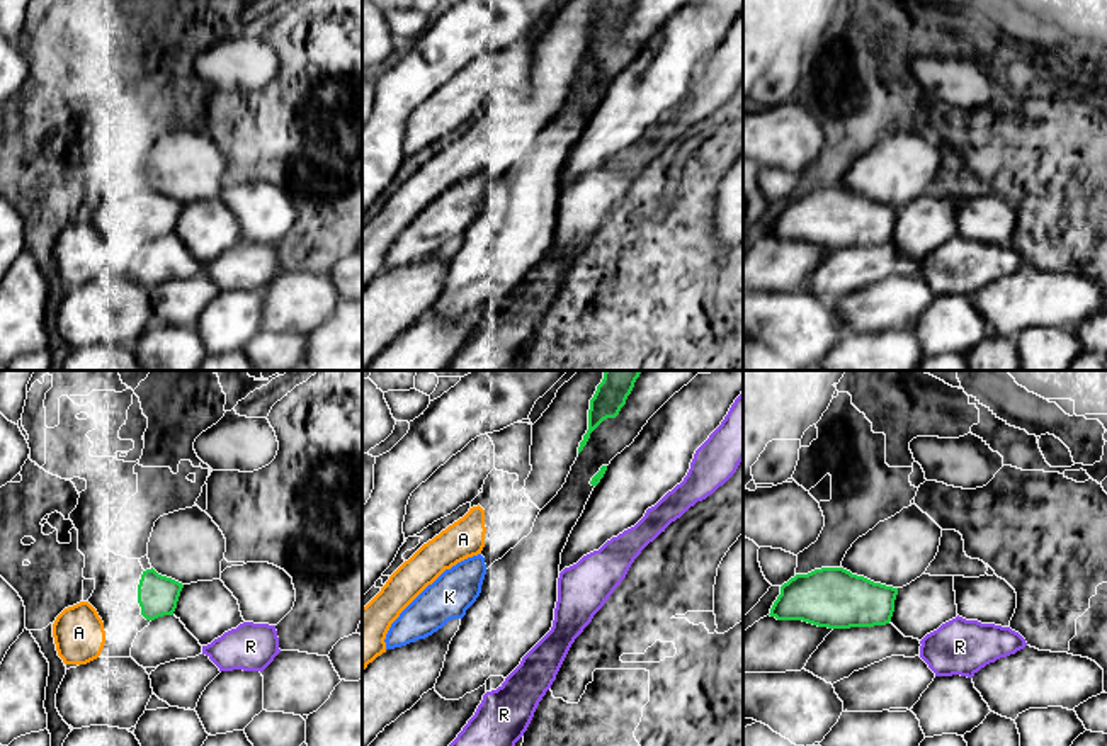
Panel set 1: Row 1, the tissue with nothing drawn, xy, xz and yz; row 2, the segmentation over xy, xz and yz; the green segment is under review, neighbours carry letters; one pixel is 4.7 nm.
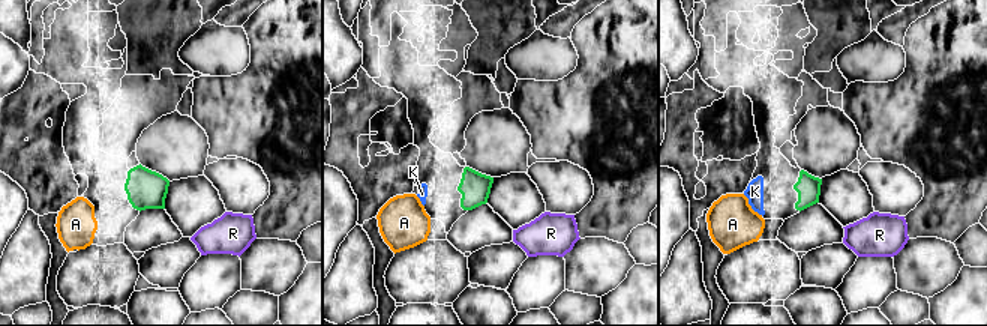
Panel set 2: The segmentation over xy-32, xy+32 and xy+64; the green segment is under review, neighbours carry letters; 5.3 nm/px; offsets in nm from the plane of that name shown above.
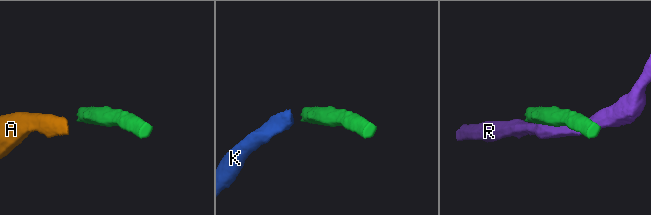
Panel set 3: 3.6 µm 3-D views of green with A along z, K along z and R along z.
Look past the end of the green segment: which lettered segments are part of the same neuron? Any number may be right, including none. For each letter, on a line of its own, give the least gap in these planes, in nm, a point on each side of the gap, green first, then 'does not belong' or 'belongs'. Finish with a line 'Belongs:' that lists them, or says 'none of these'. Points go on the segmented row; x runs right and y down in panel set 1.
A: gap 190 nm; span xy (141, 614), (102, 622); does not belong
K: gap 600 nm; span xz (590, 483), (483, 558); belongs
R: gap 170 nm; span yz (890, 621), (920, 641); does not belong
Belongs: K

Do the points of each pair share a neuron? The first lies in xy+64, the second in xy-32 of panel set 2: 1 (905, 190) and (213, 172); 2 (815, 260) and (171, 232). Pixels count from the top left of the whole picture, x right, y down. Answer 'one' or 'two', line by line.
1: one
2: two

